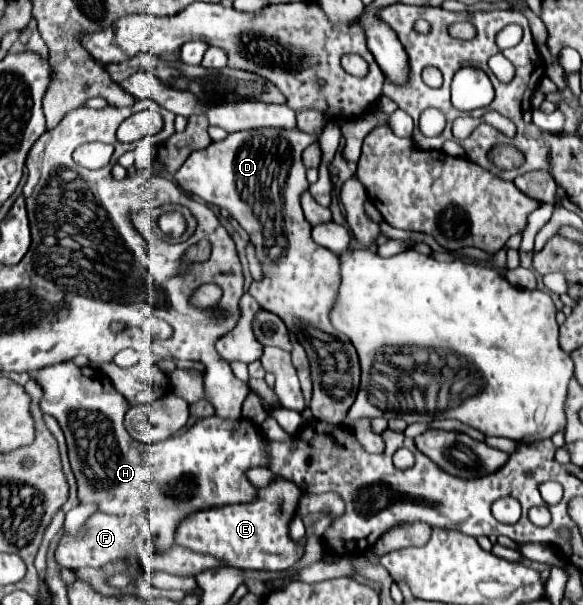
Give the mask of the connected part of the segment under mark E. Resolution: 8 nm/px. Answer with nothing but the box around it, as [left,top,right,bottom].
[175,479,305,571]

